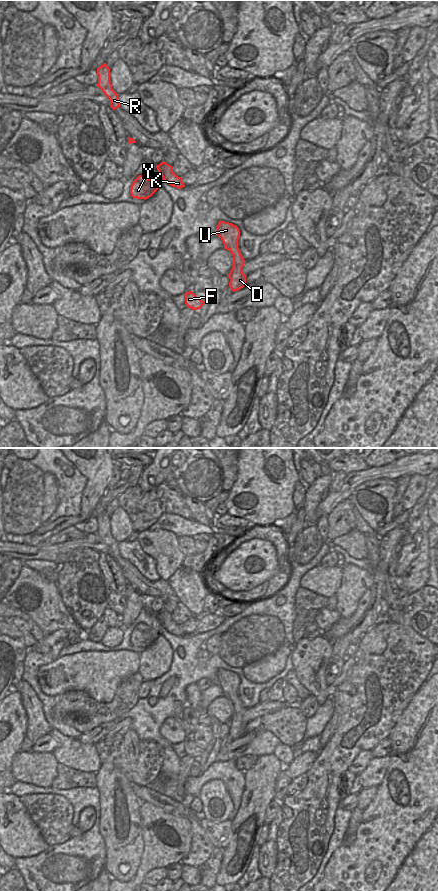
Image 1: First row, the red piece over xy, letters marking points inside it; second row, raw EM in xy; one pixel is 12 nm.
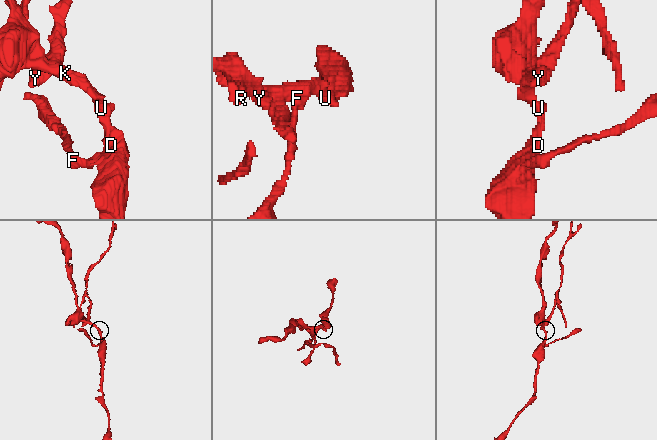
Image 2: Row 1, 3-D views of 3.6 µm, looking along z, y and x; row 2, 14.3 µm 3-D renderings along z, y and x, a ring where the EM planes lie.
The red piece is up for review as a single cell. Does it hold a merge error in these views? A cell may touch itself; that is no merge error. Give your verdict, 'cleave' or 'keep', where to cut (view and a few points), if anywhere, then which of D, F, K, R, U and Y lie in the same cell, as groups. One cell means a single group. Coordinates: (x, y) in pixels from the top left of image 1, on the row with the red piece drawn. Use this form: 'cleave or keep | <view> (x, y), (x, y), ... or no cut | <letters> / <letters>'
cleave | xy (166, 163), (160, 167), (159, 172) | D F K R U / Y

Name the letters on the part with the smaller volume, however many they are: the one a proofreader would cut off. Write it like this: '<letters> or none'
Y

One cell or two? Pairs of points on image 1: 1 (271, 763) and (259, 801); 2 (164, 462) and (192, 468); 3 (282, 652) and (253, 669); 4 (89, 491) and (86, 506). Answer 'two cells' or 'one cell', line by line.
1: one cell
2: two cells
3: one cell
4: one cell

